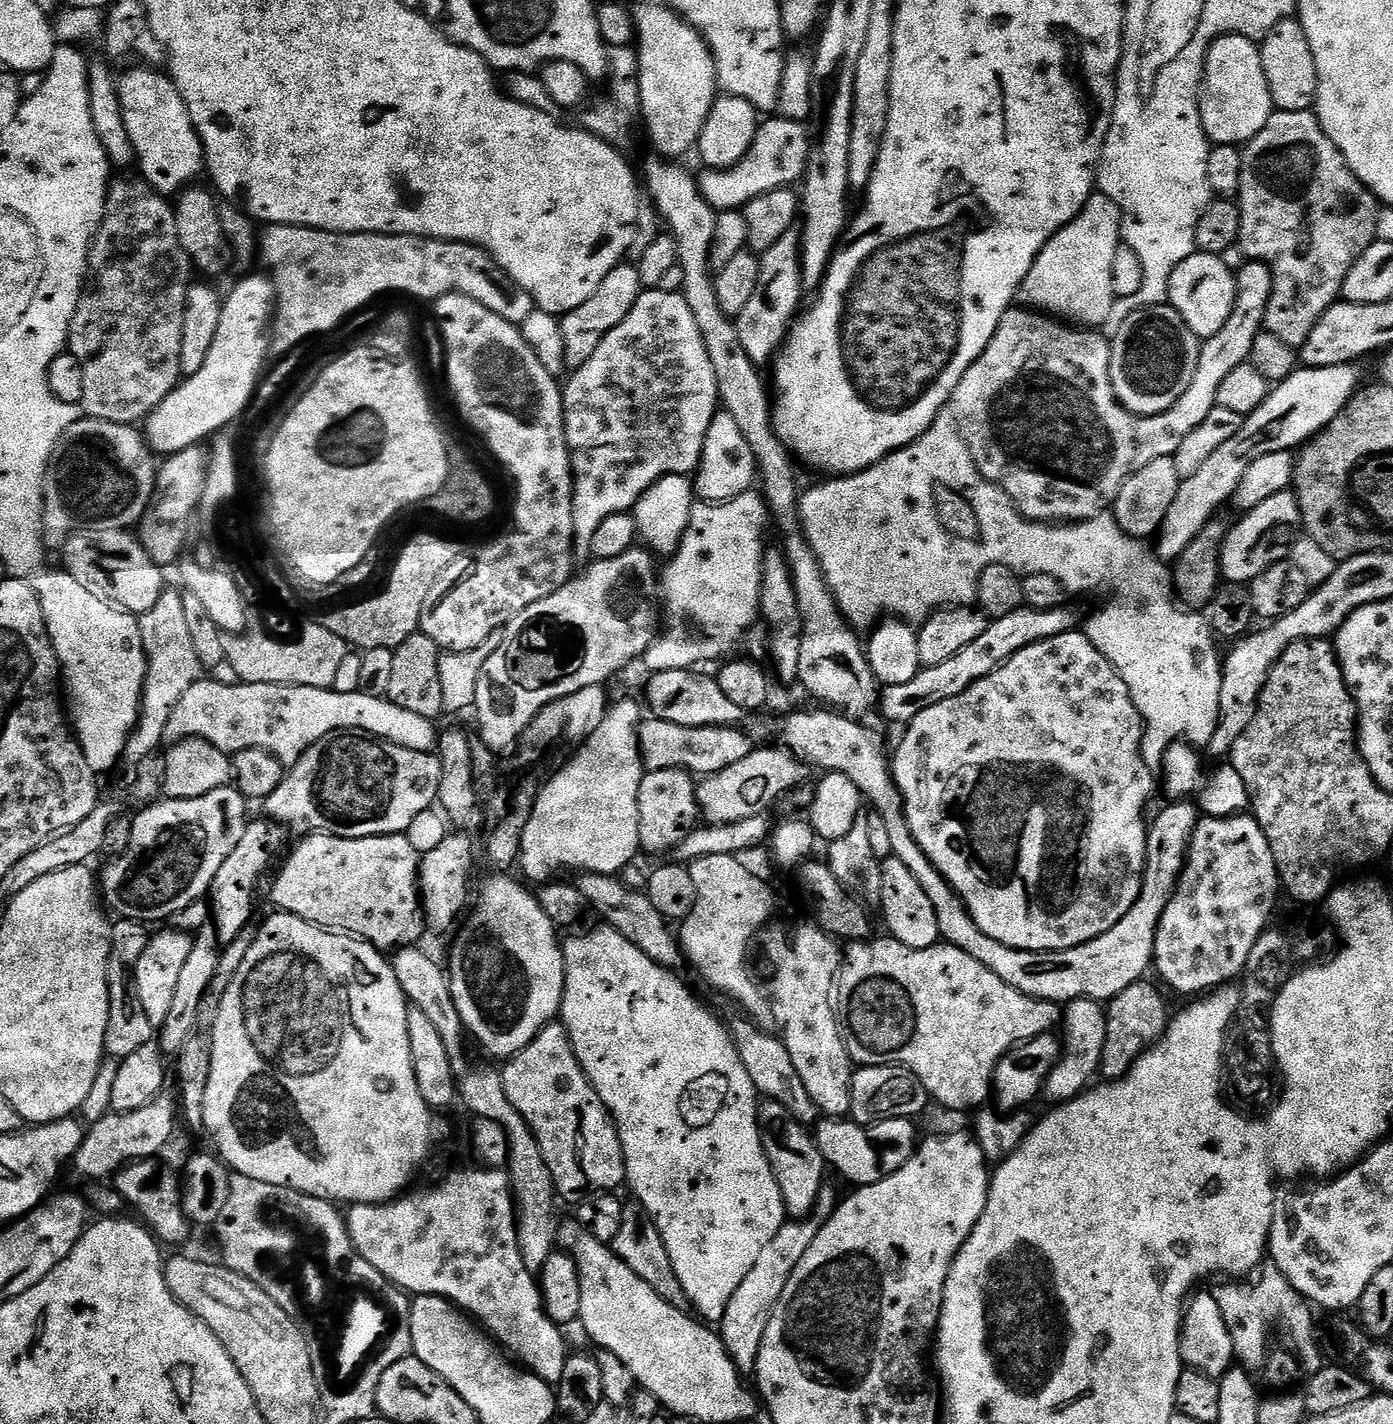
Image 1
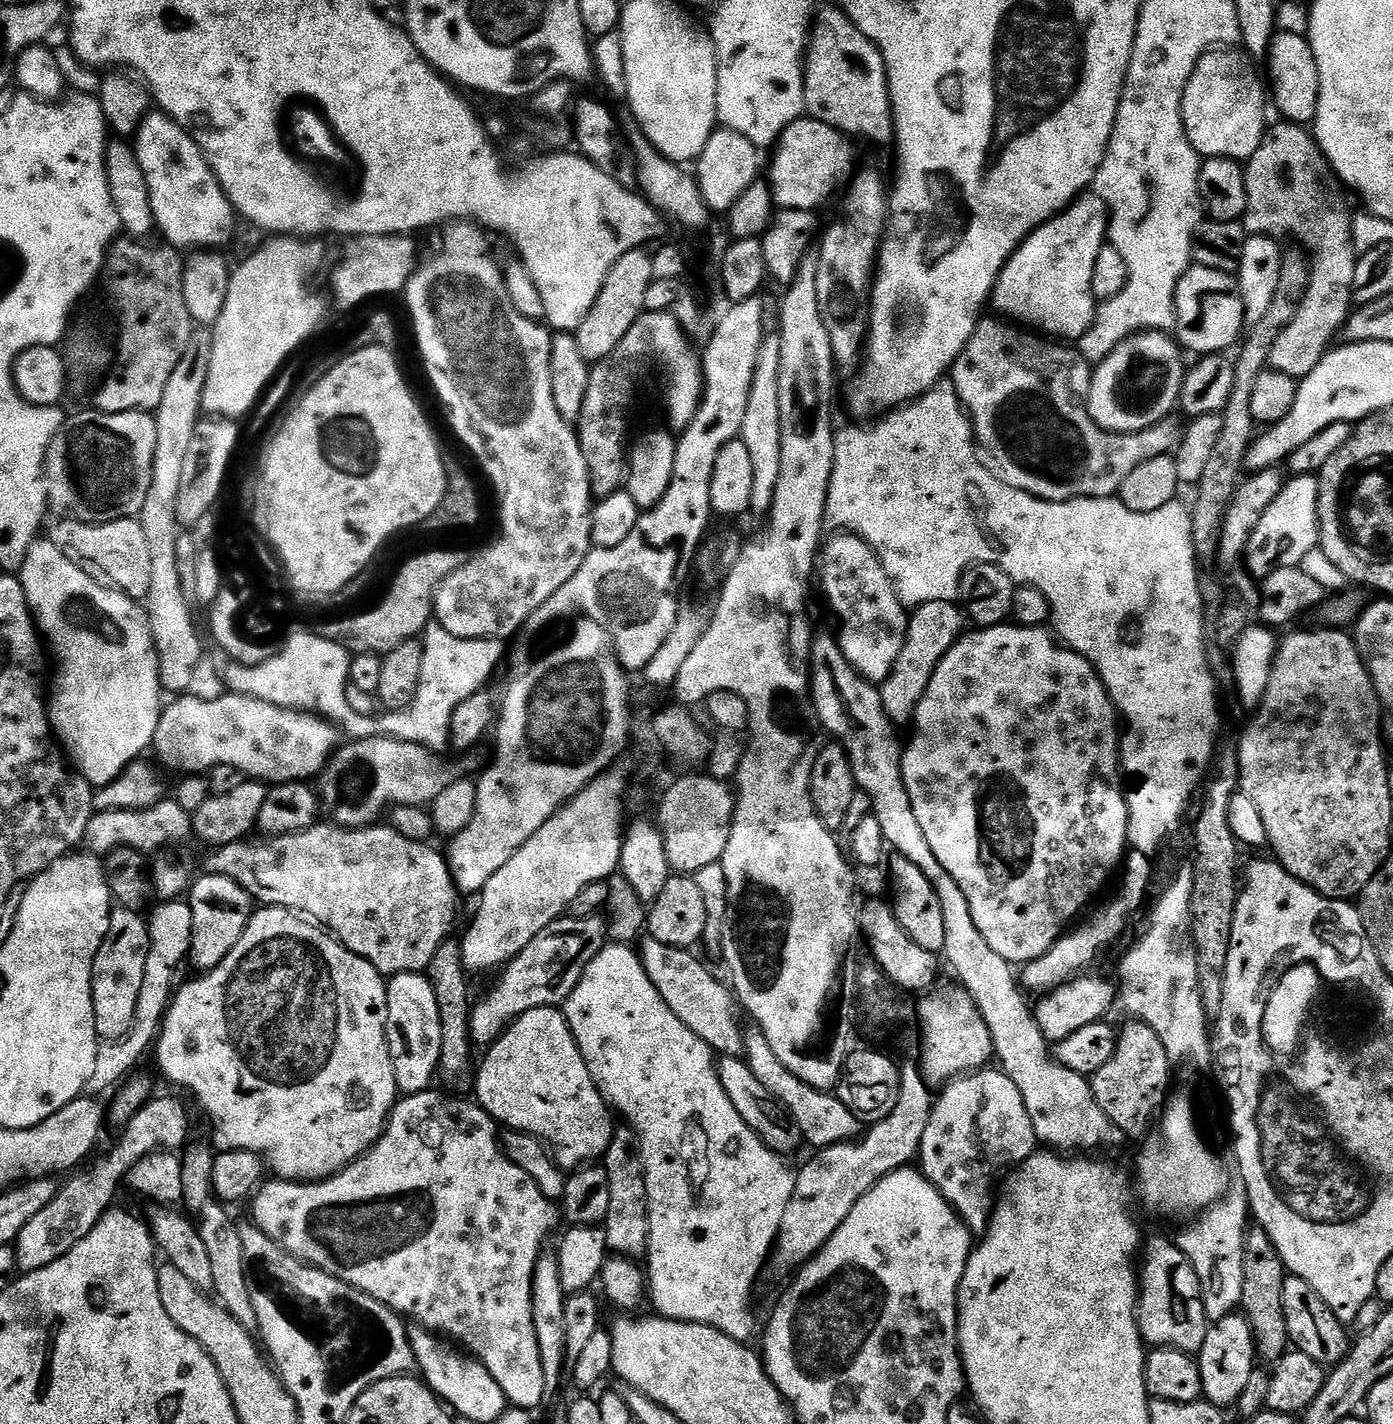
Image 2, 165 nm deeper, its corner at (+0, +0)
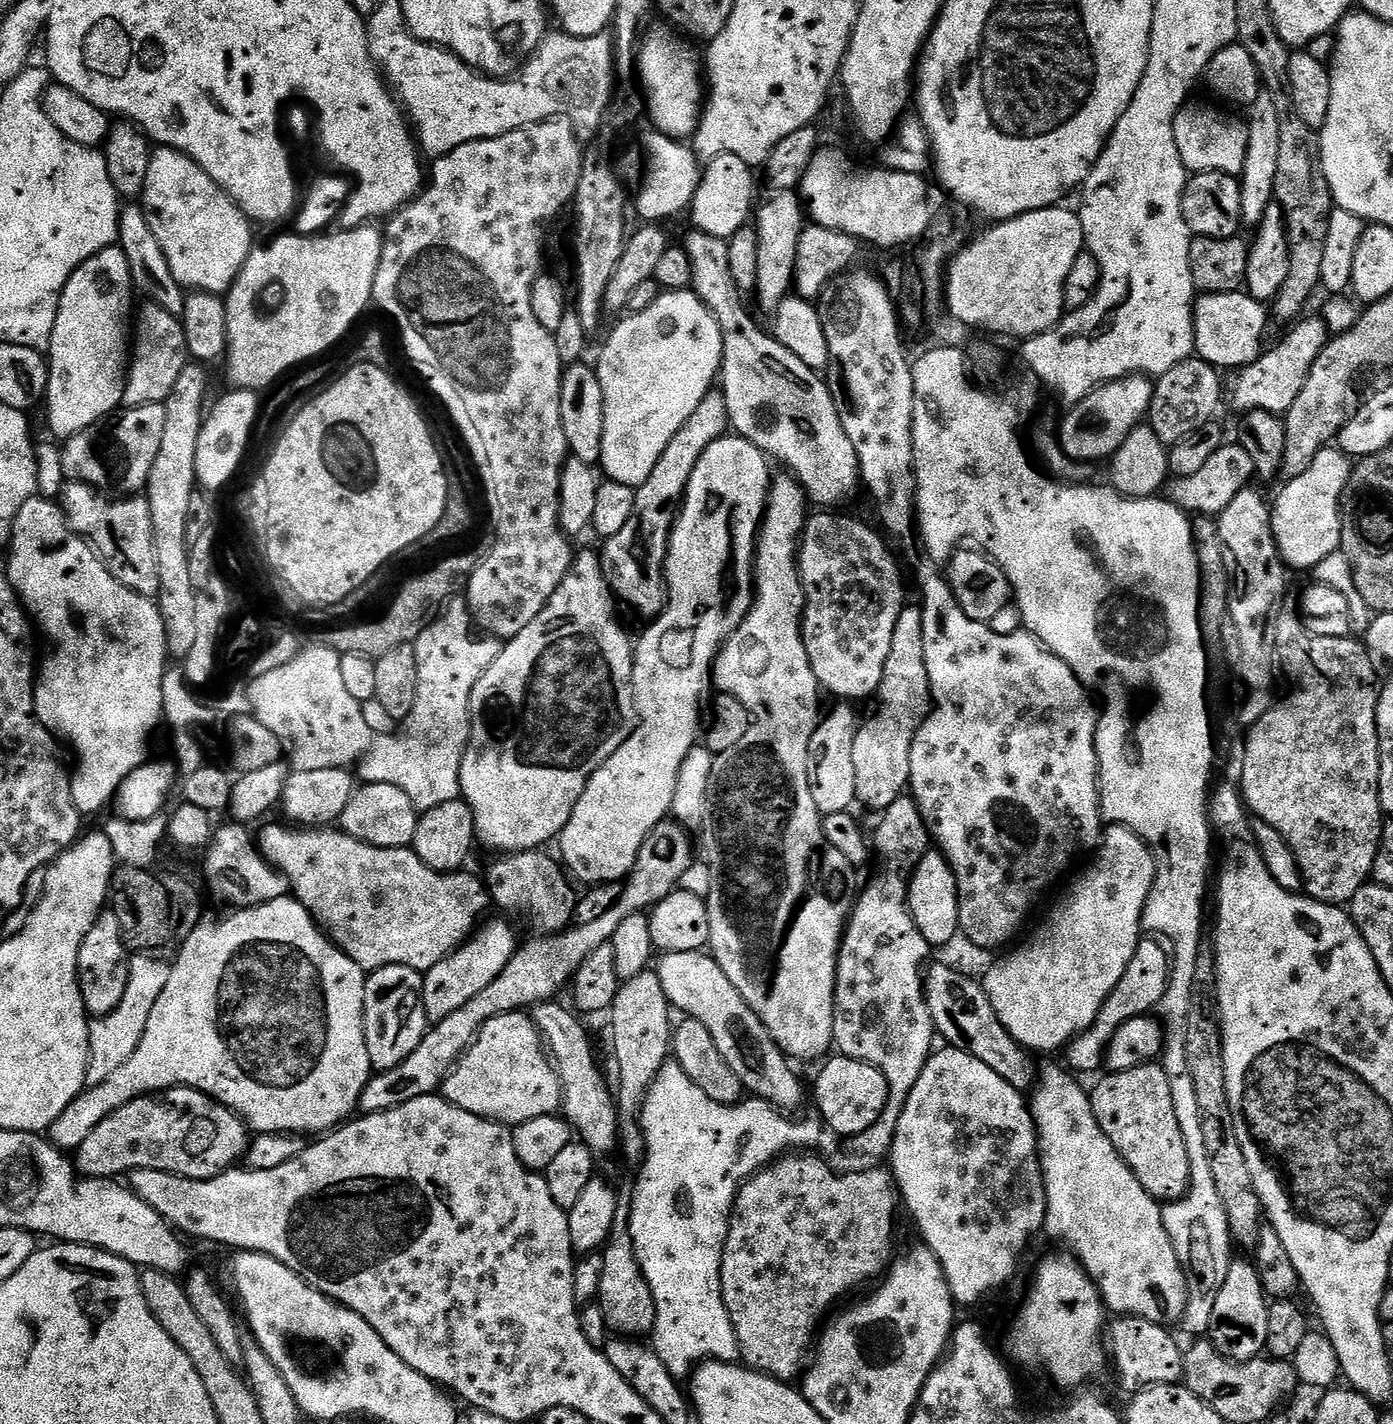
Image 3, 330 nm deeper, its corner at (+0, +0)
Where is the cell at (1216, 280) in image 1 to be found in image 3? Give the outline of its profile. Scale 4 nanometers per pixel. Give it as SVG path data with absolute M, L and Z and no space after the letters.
M1247 291L1214 294L1205 292L1197 299L1192 313L1196 331L1195 355L1213 364L1217 370L1239 370L1253 364L1260 357L1264 340L1264 327L1270 321L1270 312L1261 301Z

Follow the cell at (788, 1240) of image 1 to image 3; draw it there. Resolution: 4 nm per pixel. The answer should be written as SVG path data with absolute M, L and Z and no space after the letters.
M905 794L899 796L894 802L890 802L890 806L886 806L879 813L880 821L876 824L876 833L871 833L870 844L874 849L874 864L876 860L876 877L868 884L868 889L864 892L864 897L855 901L852 914L848 918L848 927L844 933L844 938L840 942L840 957L837 960L836 967L836 1017L834 1018L834 1044L838 1049L839 1055L849 1056L855 1060L864 1060L867 1064L873 1064L879 1072L883 1074L888 1083L888 1101L882 1110L882 1114L878 1118L878 1122L874 1122L874 1126L870 1126L870 1130L866 1130L862 1134L851 1137L850 1144L856 1152L861 1152L864 1156L869 1156L869 1161L880 1162L880 1160L889 1155L892 1151L892 1143L894 1142L894 1134L898 1130L898 1118L902 1118L902 1110L906 1106L906 1098L910 1094L910 1090L914 1090L914 1082L918 1082L918 1077L922 1075L922 1070L926 1066L929 1056L934 1051L932 1045L932 1036L934 1037L934 1029L932 1027L932 1015L928 1009L928 997L924 994L924 978L925 973L922 969L925 967L926 961L929 959L930 946L926 942L926 938L922 938L922 934L918 930L918 926L912 917L912 911L908 908L908 884L912 881L912 872L916 869L917 862L929 851L930 837L928 828L924 825L922 814L918 810L916 801L911 795Z

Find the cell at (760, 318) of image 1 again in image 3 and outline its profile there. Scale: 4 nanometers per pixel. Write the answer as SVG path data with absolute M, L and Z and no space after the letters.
M723 391L708 392L706 398L698 402L698 410L690 414L682 430L670 438L670 446L666 446L662 458L658 458L654 474L650 474L650 478L646 478L646 482L636 489L634 519L626 522L618 534L607 537L603 541L604 549L599 549L600 569L604 572L613 597L621 605L629 604L640 616L658 616L666 602L666 592L662 587L664 555L668 553L668 538L672 534L678 501L683 497L684 487L706 446L725 435L729 428Z

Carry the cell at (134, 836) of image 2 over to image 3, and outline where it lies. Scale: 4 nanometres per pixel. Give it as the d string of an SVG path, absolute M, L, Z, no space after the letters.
M280 824L266 825L265 828L261 830L260 836L258 832L258 847L260 853L266 857L268 863L271 864L277 872L281 872L282 875L285 876L290 885L291 895L304 909L312 913L313 920L327 933L332 943L335 944L337 948L341 948L359 968L364 969L365 973L374 973L378 971L379 968L385 968L391 964L394 966L413 968L413 970L421 974L428 972L434 966L438 966L438 962L445 960L451 952L455 952L461 944L465 943L465 941L477 931L478 925L485 919L484 911L490 908L488 885L484 883L479 875L471 876L470 873L466 872L467 870L439 872L438 870L431 869L411 847L379 848L378 846L367 844L358 838L349 836L348 833L343 830L298 831L302 832L295 832L292 828L283 828Z

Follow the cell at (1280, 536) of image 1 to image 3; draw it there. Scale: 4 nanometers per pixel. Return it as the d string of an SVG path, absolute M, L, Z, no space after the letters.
M1325 446L1310 462L1310 470L1298 478L1287 481L1277 498L1276 504L1271 505L1272 510L1272 533L1276 539L1276 551L1283 563L1289 569L1308 568L1315 569L1322 558L1338 551L1340 546L1340 499L1344 496L1344 488L1352 476L1353 461L1345 456L1336 446Z

